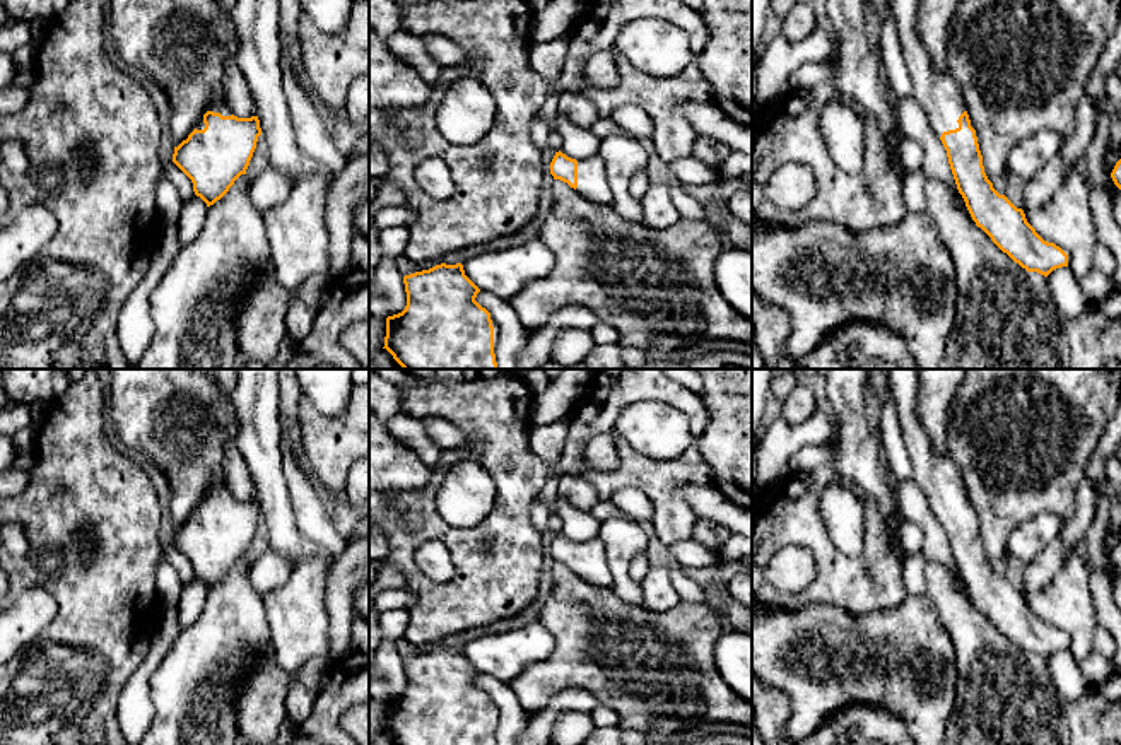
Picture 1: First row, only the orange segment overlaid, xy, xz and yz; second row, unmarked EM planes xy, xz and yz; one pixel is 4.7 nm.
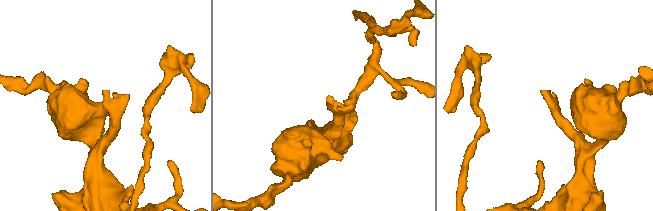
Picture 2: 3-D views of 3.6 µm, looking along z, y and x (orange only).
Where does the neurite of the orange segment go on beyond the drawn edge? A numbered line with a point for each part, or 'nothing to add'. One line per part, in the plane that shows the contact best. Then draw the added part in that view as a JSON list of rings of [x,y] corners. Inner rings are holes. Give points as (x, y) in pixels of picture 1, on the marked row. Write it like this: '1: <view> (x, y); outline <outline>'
1: yz (940, 96); outline [[[887,0],[894,12],[901,53],[913,80],[913,97],[924,109],[931,128],[940,138],[943,132],[959,128],[959,116],[965,111],[960,85],[936,70],[919,39],[918,0]]]

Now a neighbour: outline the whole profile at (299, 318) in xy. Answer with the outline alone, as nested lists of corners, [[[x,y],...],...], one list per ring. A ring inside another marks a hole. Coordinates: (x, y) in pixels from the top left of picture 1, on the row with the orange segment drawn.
[[[296,302],[289,308],[285,323],[289,330],[289,338],[297,343],[304,340],[313,330],[316,311],[302,302]]]

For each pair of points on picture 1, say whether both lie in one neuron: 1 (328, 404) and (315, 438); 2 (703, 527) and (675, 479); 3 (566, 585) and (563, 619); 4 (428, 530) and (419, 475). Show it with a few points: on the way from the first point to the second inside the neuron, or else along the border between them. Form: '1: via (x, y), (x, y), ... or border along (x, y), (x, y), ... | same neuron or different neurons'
1: border along (303, 393), (323, 414), (339, 414), (351, 398) | different neurons
2: border along (699, 520), (691, 537) | different neurons
3: via (566, 593), (566, 610) | same neuron
4: border along (431, 469), (429, 479), (419, 487), (393, 492) | different neurons

